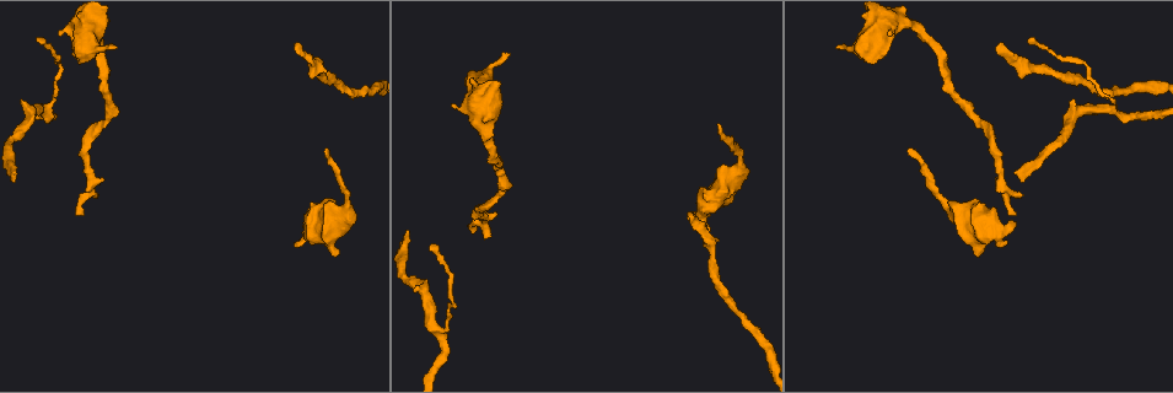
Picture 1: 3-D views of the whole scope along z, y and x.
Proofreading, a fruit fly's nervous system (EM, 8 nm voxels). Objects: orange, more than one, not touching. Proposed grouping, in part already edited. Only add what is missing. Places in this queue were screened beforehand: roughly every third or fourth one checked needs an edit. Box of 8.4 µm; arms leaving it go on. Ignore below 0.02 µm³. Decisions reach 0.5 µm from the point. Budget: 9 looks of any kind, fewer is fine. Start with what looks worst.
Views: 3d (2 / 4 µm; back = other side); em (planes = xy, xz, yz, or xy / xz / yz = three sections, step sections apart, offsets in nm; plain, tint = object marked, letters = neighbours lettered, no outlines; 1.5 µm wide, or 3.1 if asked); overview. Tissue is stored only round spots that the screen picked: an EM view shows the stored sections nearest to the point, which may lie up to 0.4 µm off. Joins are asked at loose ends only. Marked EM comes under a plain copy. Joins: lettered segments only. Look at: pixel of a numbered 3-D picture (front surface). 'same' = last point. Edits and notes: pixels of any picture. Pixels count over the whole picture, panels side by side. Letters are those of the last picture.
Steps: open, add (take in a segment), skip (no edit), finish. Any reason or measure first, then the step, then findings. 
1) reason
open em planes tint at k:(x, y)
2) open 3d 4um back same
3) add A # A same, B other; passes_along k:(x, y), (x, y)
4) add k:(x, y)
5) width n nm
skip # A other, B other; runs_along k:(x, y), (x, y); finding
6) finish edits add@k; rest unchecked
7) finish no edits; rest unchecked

an open end
open em xy step 4 tint at 1:(718, 123)

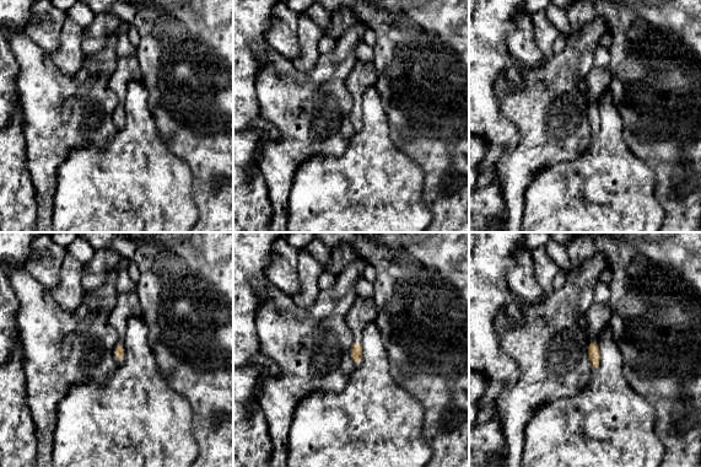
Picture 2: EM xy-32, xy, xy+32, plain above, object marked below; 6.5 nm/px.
another direction
open em planes letters same

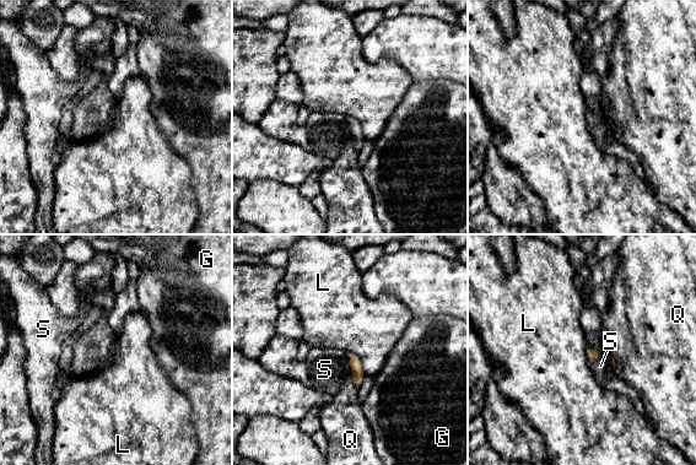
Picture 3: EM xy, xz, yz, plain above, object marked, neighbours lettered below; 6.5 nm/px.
skip # G other, L other, Q other, S other; none of them fits

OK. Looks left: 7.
an open end
open 3d 4um at 1:(60, 35)

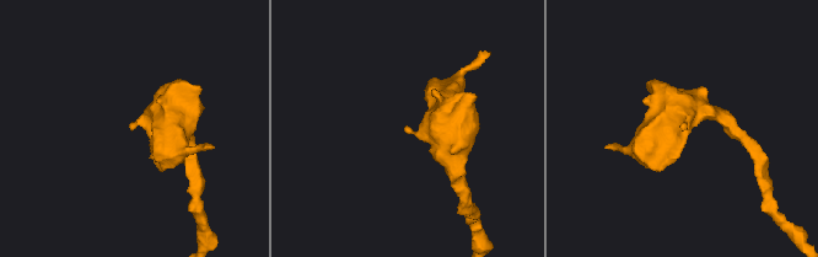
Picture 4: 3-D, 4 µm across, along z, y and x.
open em planes letters at 4:(132, 130)

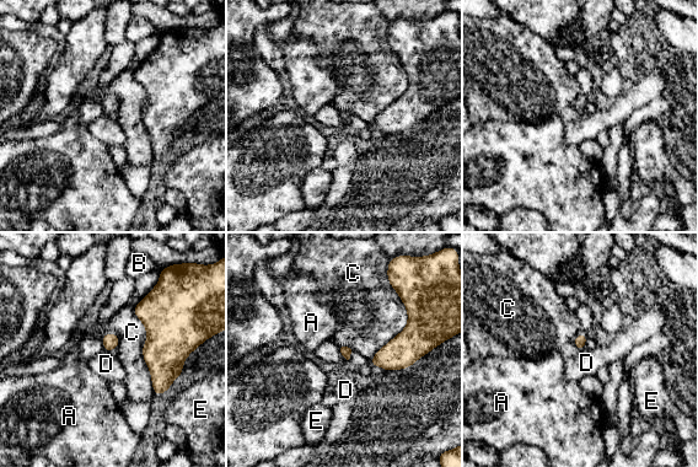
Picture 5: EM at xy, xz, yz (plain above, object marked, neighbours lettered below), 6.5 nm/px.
longest_contact C 550 nm
skip # A other, B other, C other, D other, E other; none of them fits

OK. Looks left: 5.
thin end
open 3d 2um back at 1:(1021, 196)

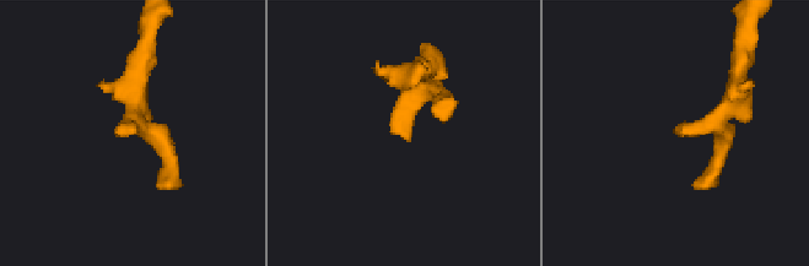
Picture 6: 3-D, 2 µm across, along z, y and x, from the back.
open em planes letters at 6:(407, 138)

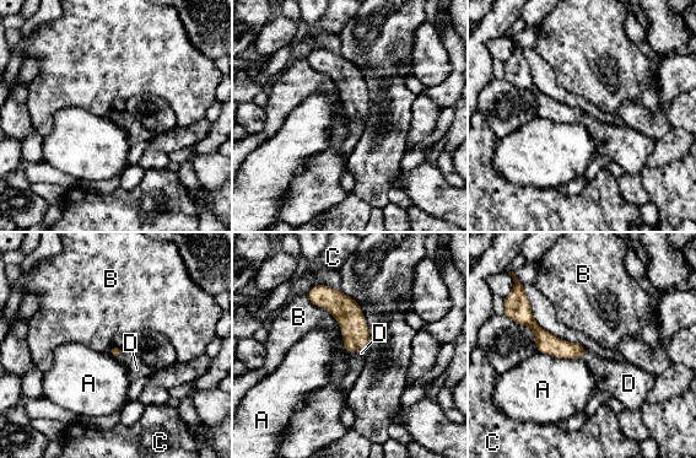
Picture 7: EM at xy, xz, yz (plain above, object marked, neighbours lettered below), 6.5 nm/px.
longest_contact A 300 nm
add D # A other, B other, C other, D same; it goes on there

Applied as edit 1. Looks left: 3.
redraw
open overview

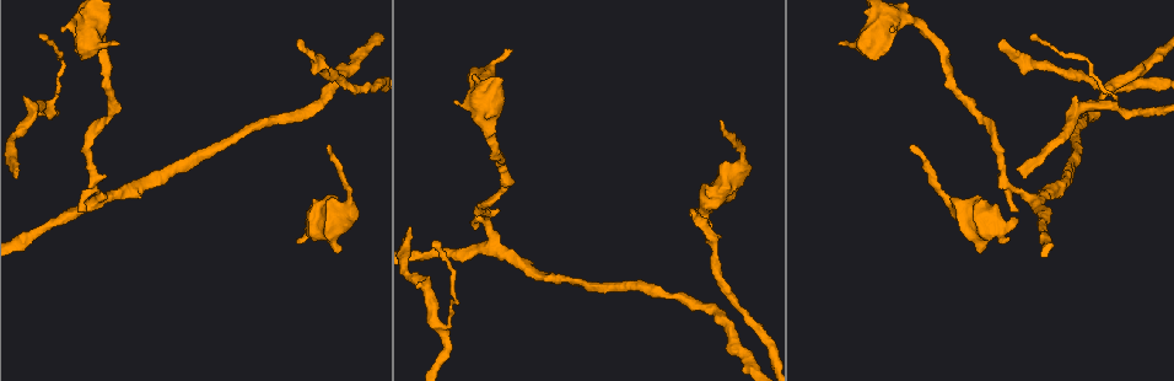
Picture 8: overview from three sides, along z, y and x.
thin end
open 3d 2um back at 8:(692, 210)

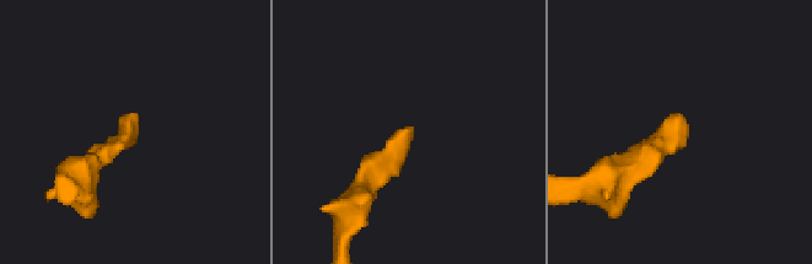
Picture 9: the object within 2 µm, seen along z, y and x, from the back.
open em planes letters at 9:(408, 131)

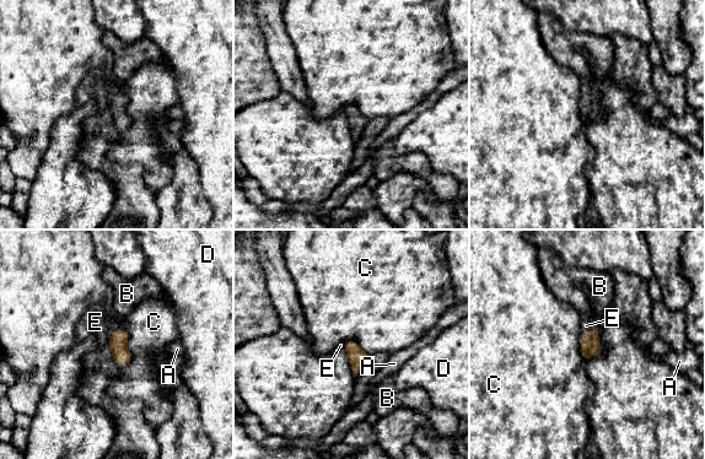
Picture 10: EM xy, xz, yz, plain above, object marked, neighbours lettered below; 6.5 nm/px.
add E # A other, B other, C other, D other, E same; passes_along 10:(118, 340), (111, 335), (95, 322); the neuron continues

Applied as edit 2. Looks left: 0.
finish edits add@7, add@10; rest unchecked

